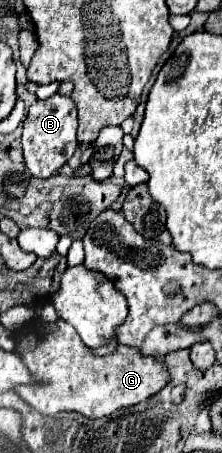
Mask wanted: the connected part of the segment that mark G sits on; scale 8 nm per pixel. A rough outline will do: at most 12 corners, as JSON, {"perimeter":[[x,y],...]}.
{"perimeter":[[64,320],[28,328],[16,354],[42,378],[18,394],[42,414],[110,416],[170,380],[118,346],[94,356]]}

